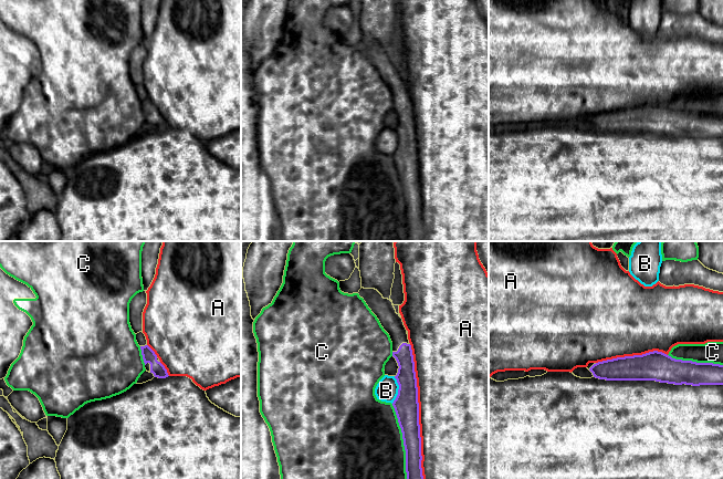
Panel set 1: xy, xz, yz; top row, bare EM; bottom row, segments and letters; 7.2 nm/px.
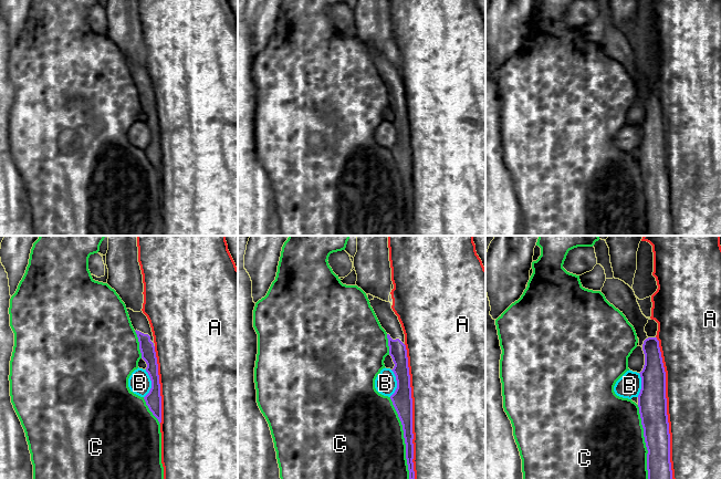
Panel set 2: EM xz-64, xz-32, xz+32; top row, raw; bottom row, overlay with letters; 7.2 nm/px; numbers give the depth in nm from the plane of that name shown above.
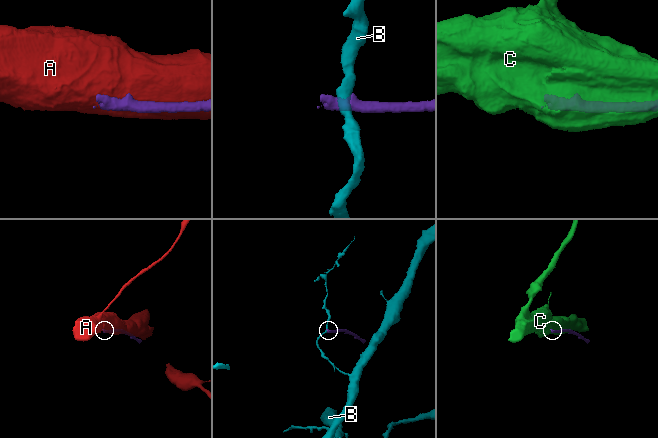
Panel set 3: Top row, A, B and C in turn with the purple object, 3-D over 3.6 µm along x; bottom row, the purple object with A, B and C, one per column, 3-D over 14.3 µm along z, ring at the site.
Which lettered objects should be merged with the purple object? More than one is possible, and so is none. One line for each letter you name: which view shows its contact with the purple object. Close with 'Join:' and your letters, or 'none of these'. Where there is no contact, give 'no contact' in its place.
Join: none of these

